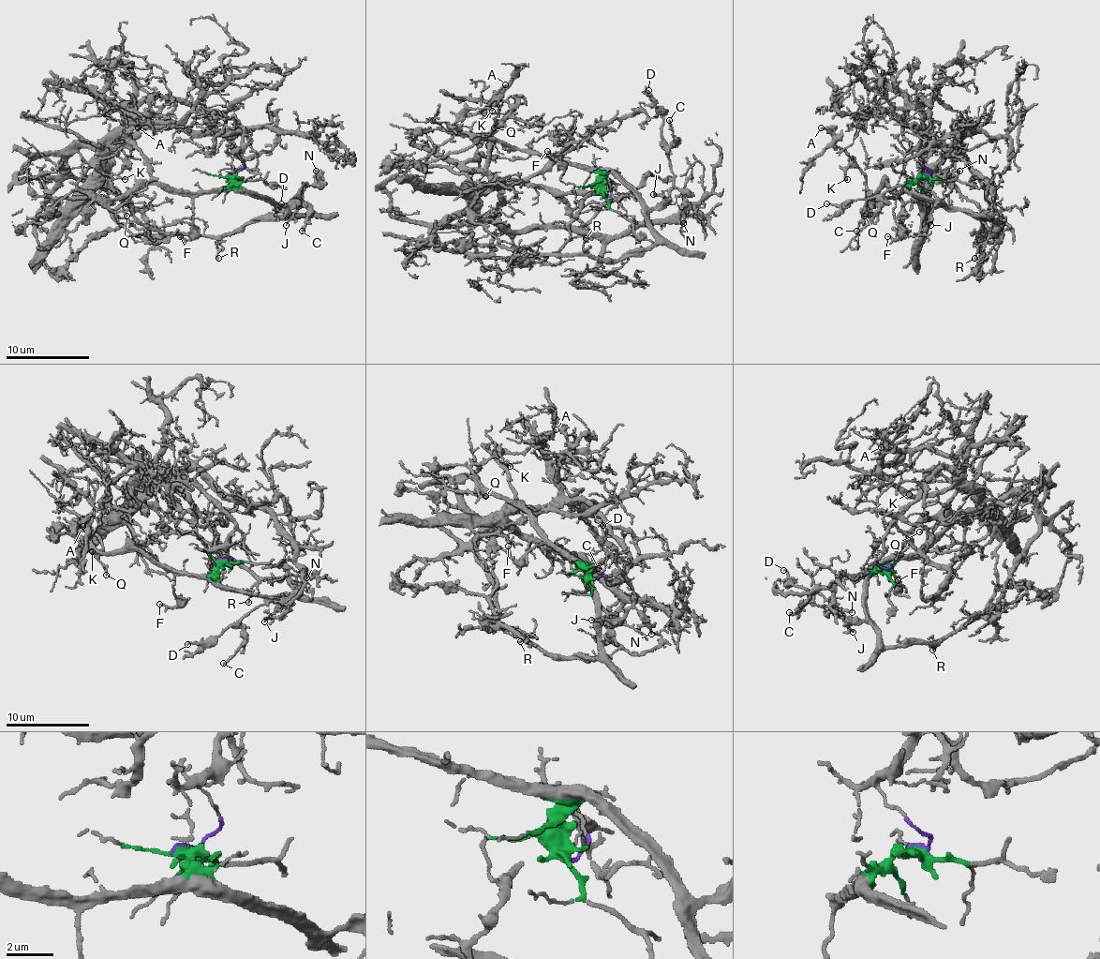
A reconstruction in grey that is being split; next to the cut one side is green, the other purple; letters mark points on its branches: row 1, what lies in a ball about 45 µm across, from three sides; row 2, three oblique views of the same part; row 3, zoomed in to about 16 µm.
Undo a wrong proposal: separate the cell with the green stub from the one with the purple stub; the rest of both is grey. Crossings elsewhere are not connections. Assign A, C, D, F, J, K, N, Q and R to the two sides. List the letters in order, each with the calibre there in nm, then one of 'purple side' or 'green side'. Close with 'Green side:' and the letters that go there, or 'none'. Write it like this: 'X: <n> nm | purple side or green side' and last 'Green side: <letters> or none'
A: 180 nm | green side
C: 160 nm | green side
D: 130 nm | green side
F: 110 nm | green side
J: 150 nm | green side
K: 160 nm | green side
N: 160 nm | green side
Q: 140 nm | green side
R: 130 nm | green side
Green side: A, C, D, F, J, K, N, Q, R

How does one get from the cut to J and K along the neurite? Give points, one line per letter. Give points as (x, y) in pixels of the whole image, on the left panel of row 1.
J: (230, 175), (245, 189), (281, 204), (289, 204), (296, 211), (286, 225)
K: (230, 175), (231, 184), (215, 192), (141, 184), (116, 198), (87, 196), (77, 186), (92, 167), (125, 179)

